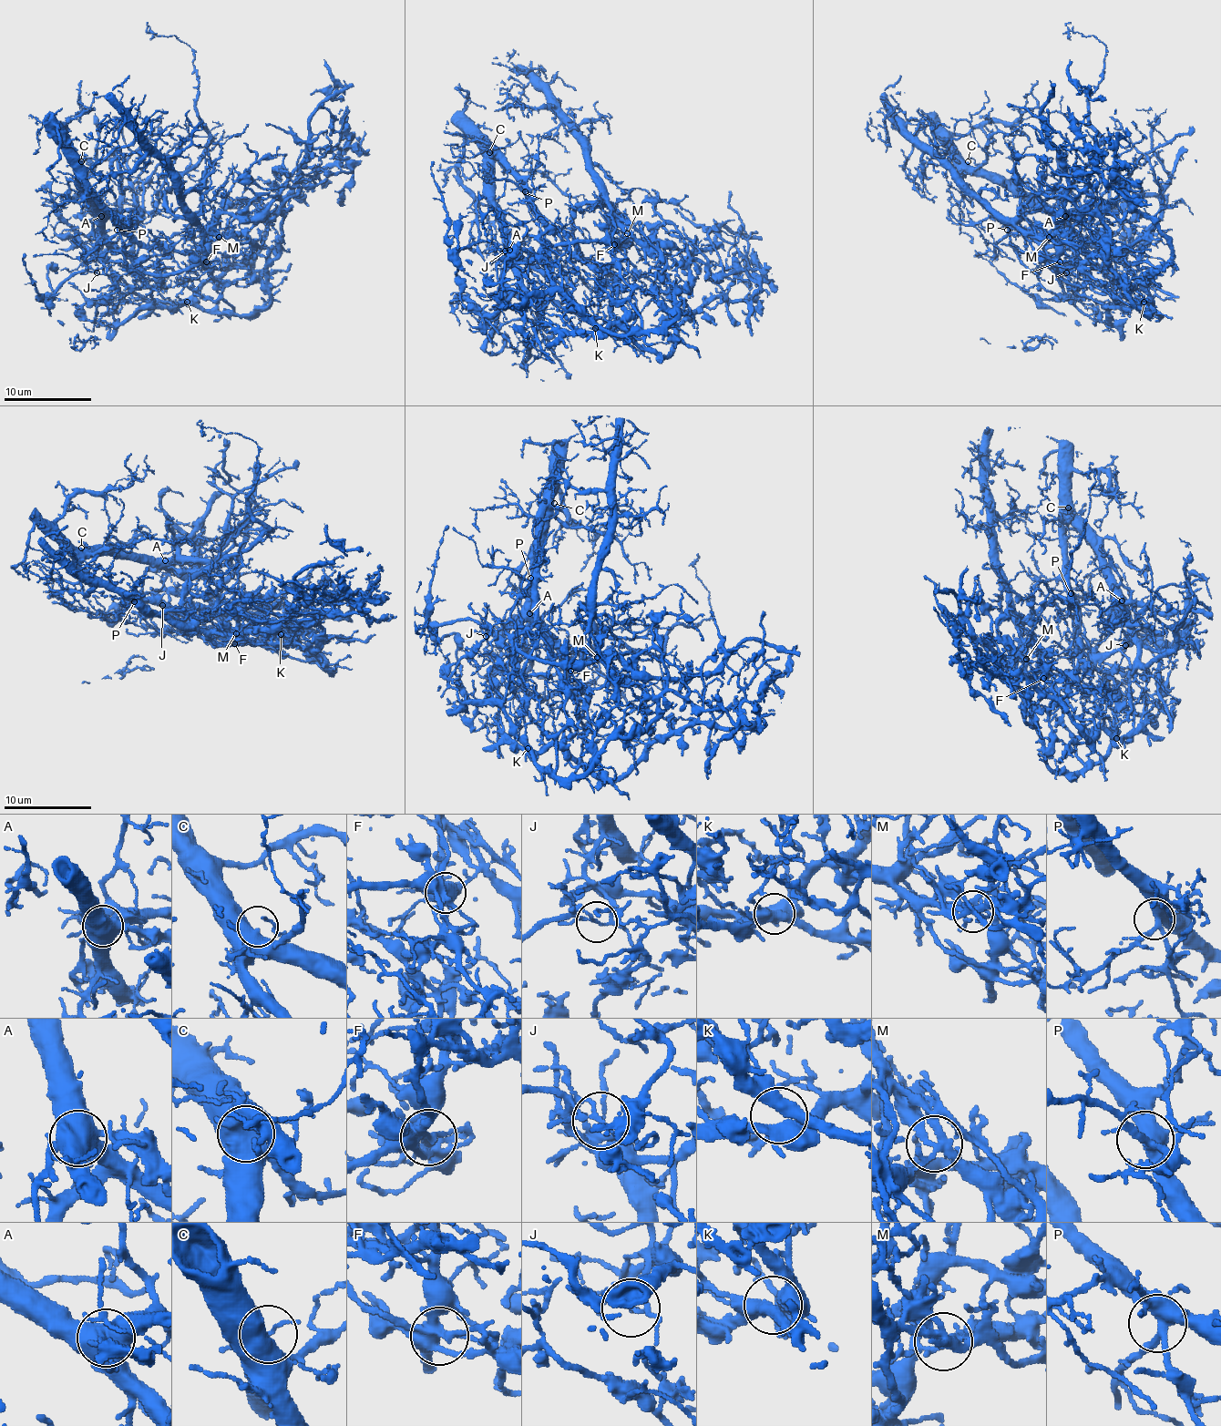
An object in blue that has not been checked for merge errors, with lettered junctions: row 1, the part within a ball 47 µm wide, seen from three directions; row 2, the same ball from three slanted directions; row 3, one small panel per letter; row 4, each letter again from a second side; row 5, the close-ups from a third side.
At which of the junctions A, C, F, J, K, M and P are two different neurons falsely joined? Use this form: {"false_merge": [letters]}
{"false_merge": ["A", "F", "J", "M"]}

